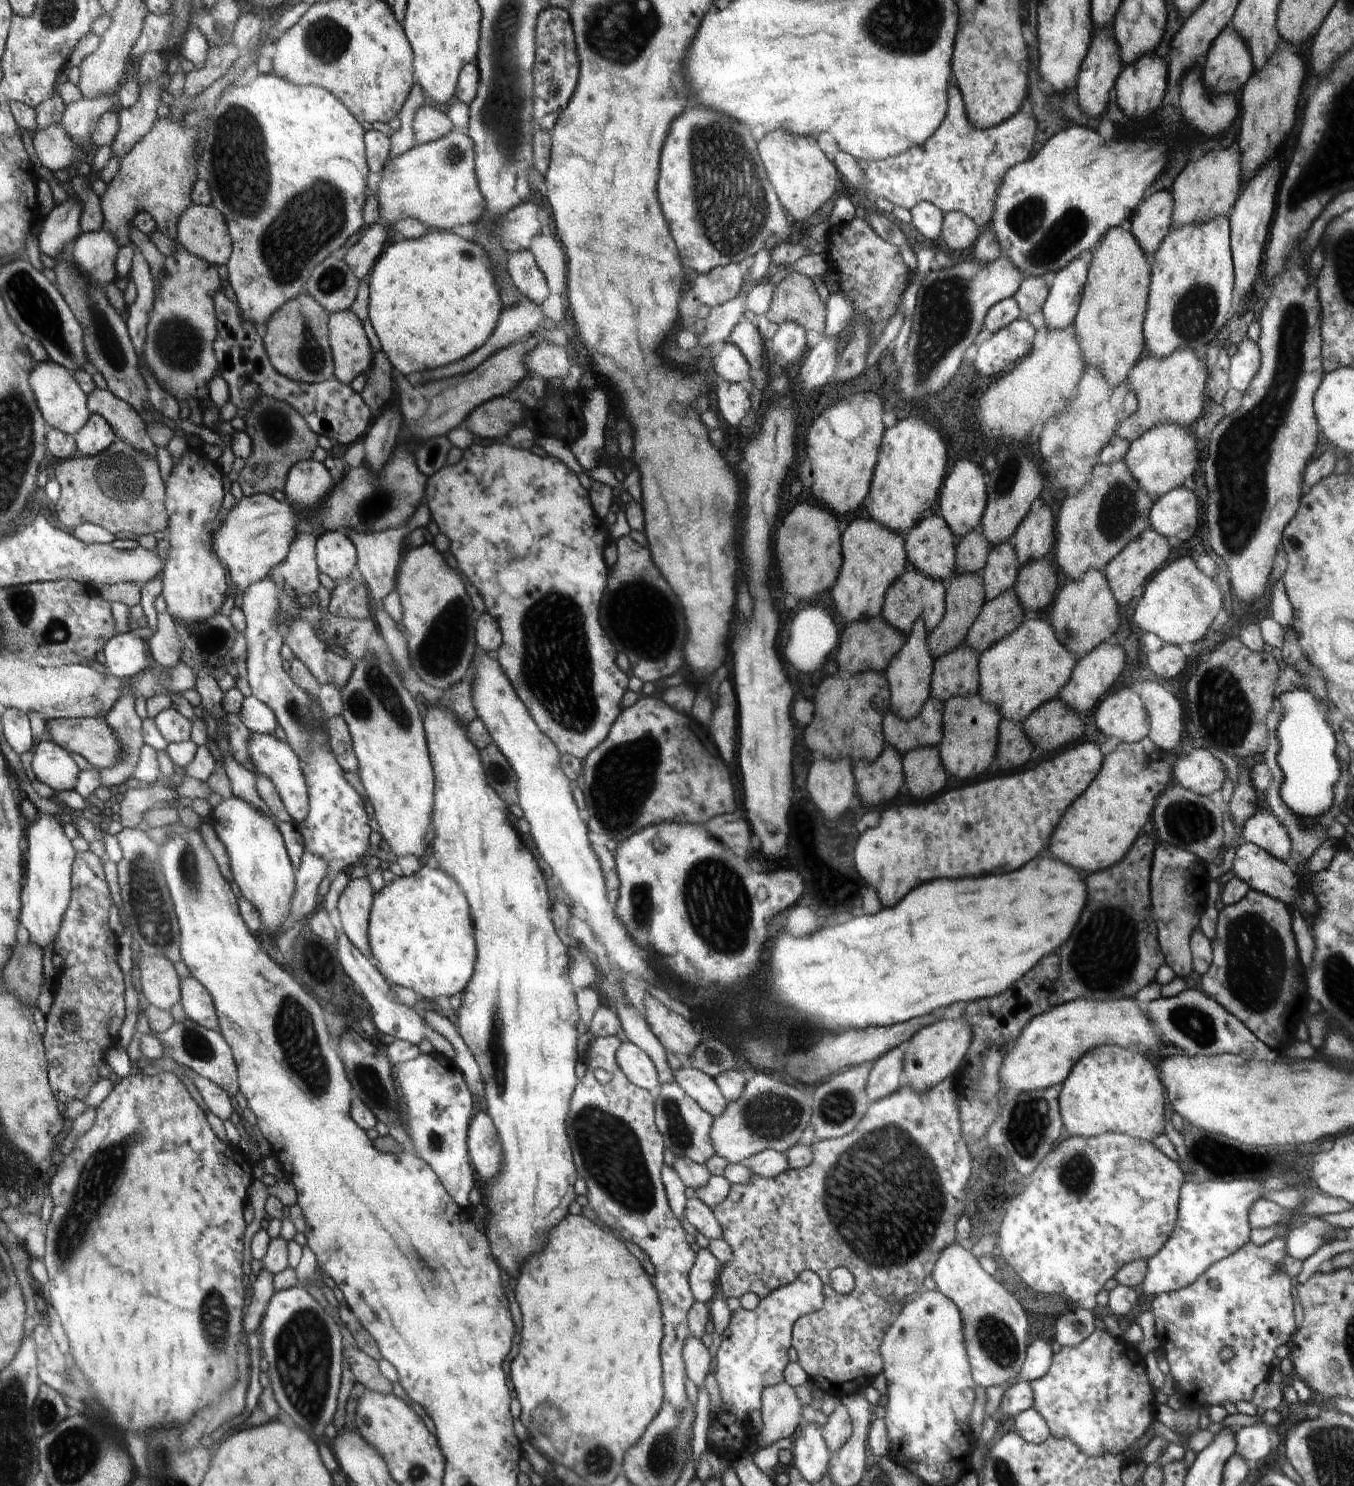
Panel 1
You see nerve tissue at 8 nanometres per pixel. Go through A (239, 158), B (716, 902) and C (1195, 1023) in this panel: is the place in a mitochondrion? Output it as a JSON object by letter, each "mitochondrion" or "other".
{"A":"mitochondrion","B":"mitochondrion","C":"mitochondrion"}

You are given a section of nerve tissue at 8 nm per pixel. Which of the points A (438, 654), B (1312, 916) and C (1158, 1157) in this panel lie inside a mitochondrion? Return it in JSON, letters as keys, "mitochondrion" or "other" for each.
{"A":"mitochondrion","B":"other","C":"other"}

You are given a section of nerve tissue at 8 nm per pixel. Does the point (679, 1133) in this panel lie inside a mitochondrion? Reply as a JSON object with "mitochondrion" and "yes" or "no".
{"mitochondrion":"yes"}

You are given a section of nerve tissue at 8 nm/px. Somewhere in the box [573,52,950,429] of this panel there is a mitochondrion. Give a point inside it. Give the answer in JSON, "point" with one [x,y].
{"point":[731,206]}

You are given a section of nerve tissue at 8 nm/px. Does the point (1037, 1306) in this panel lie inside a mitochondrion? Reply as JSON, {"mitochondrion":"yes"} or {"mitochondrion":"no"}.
{"mitochondrion":"no"}

